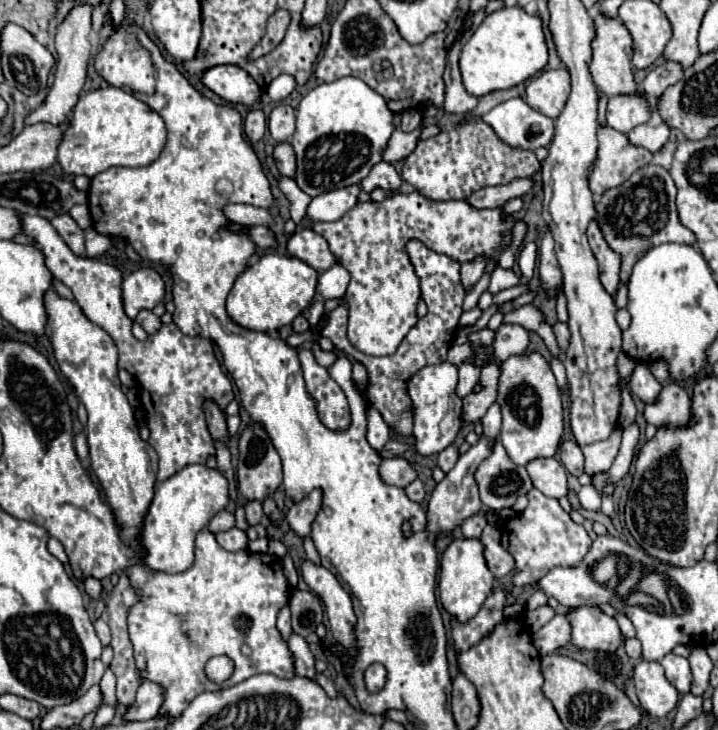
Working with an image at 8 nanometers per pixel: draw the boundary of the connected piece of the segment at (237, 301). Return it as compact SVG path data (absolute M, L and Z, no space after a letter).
M276 252L264 254L236 278L226 300L226 312L246 330L278 330L292 324L292 320L310 306L310 300L316 292L316 280L318 272L306 262Z

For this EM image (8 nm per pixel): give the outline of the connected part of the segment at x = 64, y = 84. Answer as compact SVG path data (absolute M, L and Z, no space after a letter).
M82 4L76 6L68 18L58 26L58 34L56 34L56 50L58 50L58 68L56 68L56 78L54 84L48 92L46 102L36 108L28 118L26 124L36 124L36 122L50 122L50 124L60 124L64 122L74 104L78 102L78 96L82 92L84 80L86 80L86 66L88 66L88 58L90 58L90 42L88 42L88 34L92 30L92 22L90 22L90 14L92 14L92 6L90 4Z

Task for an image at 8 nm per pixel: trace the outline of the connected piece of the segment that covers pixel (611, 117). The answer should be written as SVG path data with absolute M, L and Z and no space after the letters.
M638 94L612 96L608 98L606 122L610 128L622 134L628 134L634 126L648 122L652 110L654 110L654 104L648 102L644 96L638 96Z

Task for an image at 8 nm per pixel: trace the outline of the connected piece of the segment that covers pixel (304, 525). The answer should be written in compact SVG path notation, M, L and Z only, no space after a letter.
M314 490L306 498L296 502L286 514L286 520L288 520L290 528L298 536L308 536L310 534L310 526L312 526L312 522L316 518L320 506L322 506L322 490Z

